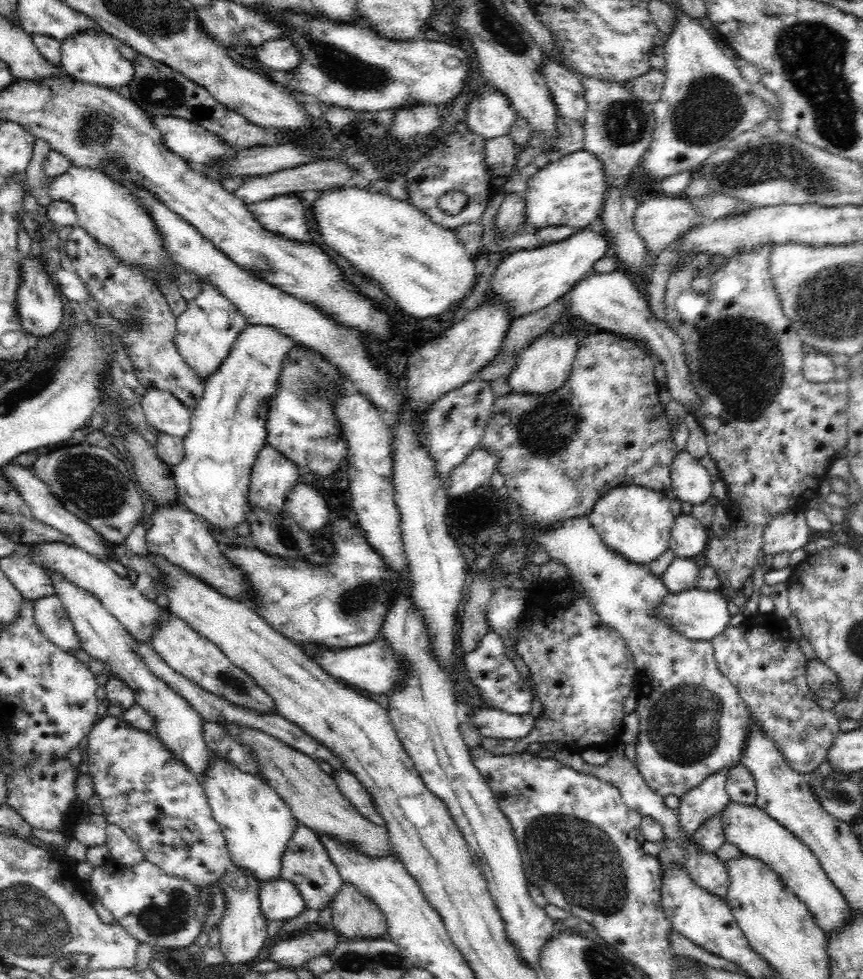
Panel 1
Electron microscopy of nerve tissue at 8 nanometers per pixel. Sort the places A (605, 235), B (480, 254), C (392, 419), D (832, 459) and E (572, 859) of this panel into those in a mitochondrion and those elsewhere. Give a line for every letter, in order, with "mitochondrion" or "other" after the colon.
A: other
B: other
C: other
D: other
E: mitochondrion

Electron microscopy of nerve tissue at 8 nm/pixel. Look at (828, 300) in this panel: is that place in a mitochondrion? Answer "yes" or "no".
yes

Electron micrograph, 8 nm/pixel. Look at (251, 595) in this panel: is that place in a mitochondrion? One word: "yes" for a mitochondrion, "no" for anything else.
no

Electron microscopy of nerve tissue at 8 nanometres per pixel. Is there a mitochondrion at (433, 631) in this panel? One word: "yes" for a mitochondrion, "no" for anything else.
no

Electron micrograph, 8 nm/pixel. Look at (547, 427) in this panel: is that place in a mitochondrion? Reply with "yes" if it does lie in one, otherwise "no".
yes

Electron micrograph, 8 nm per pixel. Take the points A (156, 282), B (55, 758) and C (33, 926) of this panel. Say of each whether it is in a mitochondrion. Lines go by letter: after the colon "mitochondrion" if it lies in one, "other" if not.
A: other
B: other
C: mitochondrion

